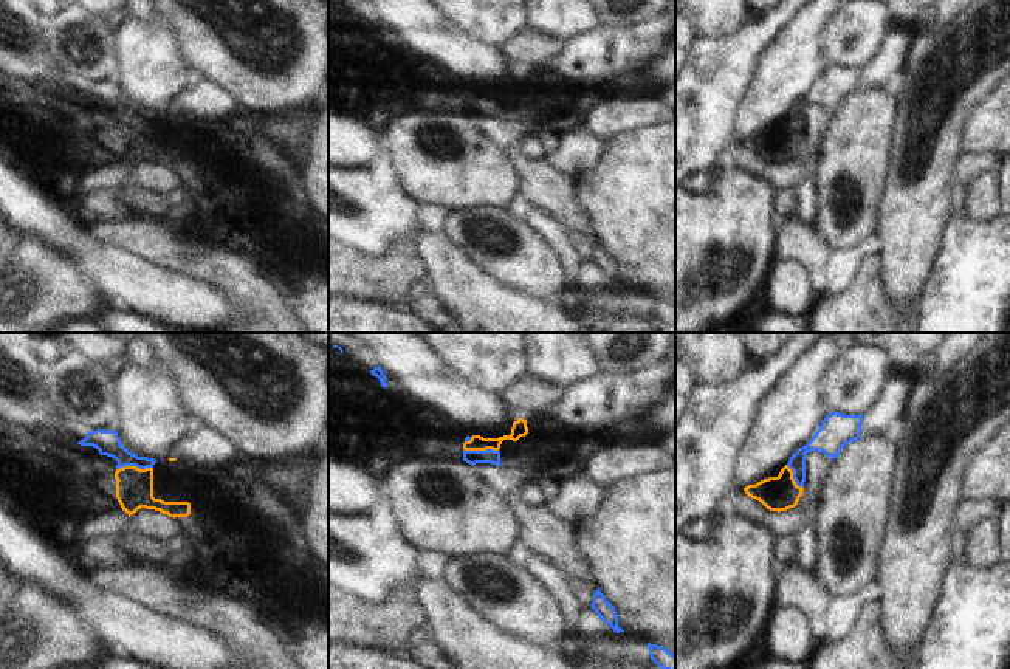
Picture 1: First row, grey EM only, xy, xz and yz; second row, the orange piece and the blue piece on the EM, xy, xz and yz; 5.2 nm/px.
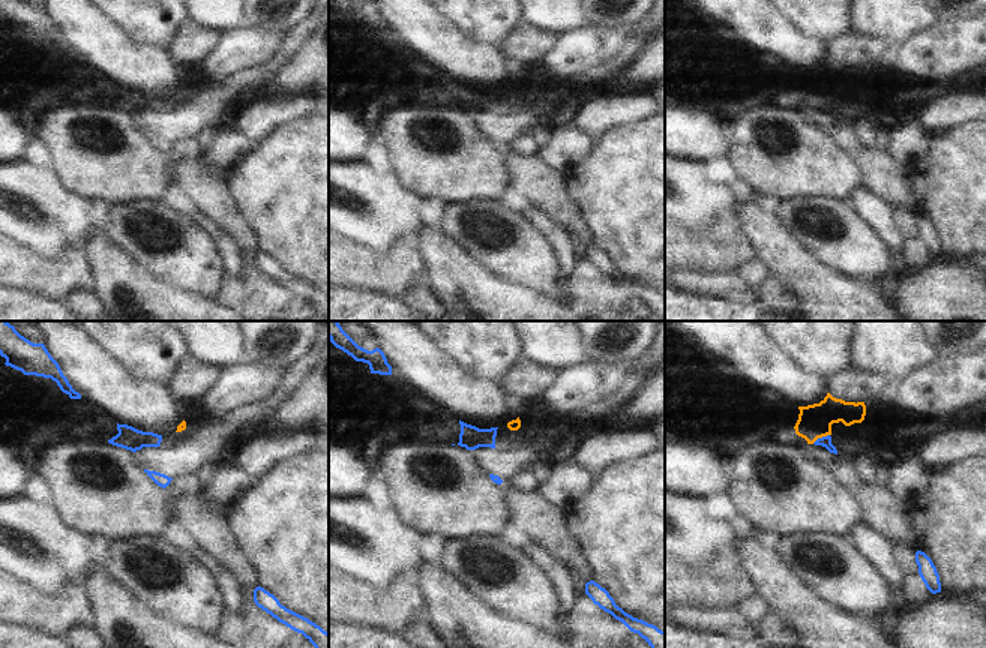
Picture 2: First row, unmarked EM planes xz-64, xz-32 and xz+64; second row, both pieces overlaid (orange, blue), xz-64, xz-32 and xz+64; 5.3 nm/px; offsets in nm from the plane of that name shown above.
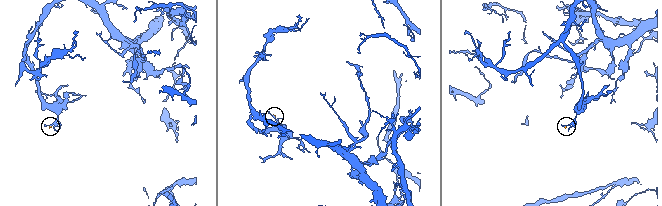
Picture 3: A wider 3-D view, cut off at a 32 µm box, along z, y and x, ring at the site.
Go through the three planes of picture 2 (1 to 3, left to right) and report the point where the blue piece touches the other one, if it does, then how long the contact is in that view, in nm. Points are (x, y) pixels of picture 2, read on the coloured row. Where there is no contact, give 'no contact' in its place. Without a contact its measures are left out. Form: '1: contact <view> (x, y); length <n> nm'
1: no contact
2: no contact
3: contact xz+64 (820, 437); length 110 nm

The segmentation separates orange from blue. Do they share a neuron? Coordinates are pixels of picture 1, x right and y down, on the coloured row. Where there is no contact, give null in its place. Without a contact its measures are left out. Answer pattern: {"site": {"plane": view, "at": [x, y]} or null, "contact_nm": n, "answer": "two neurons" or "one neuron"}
{"site": {"plane": "xy", "at": [133, 466]}, "contact_nm": 190, "answer": "two neurons"}

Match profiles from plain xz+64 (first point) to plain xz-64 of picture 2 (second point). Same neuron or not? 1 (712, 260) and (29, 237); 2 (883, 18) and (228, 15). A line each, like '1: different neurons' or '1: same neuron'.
1: different neurons
2: same neuron

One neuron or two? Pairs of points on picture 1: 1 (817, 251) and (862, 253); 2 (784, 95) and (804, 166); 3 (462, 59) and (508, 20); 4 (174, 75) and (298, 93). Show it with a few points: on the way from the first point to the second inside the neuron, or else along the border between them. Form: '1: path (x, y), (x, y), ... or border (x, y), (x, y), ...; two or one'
1: path (827, 257), (851, 257); one
2: border (786, 116), (776, 129), (764, 130), (755, 137); two
3: border (451, 20), (471, 36), (499, 48); two
4: border (172, 33), (182, 61), (188, 67); two

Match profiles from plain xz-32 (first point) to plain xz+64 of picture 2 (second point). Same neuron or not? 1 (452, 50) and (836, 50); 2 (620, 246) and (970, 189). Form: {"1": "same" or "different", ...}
{"1": "different", "2": "same"}

